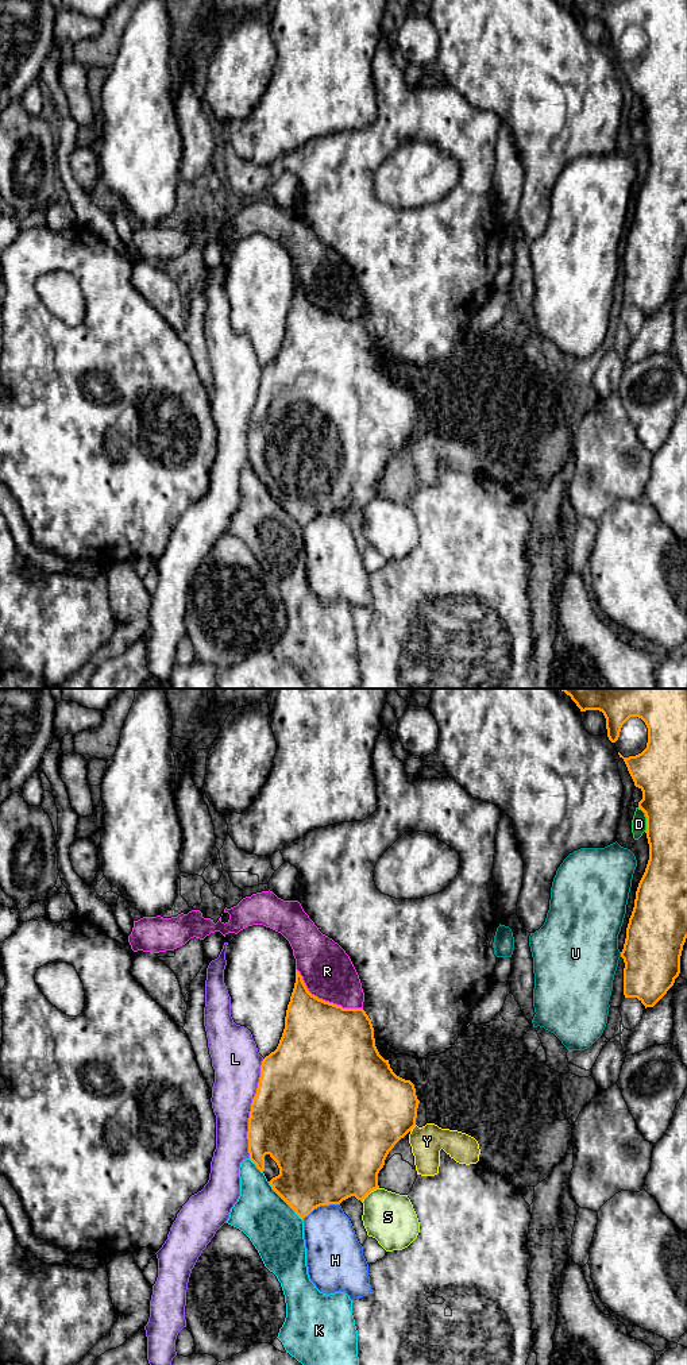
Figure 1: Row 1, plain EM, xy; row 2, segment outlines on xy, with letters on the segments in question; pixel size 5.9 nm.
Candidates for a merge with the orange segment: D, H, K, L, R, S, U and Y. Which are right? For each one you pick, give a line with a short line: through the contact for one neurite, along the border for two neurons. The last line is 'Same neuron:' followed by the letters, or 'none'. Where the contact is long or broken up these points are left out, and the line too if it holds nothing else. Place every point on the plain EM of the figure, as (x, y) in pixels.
Same neuron: none

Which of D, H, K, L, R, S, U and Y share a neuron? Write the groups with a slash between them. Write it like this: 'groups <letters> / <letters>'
groups D / H / K / L / R / S / U / Y

